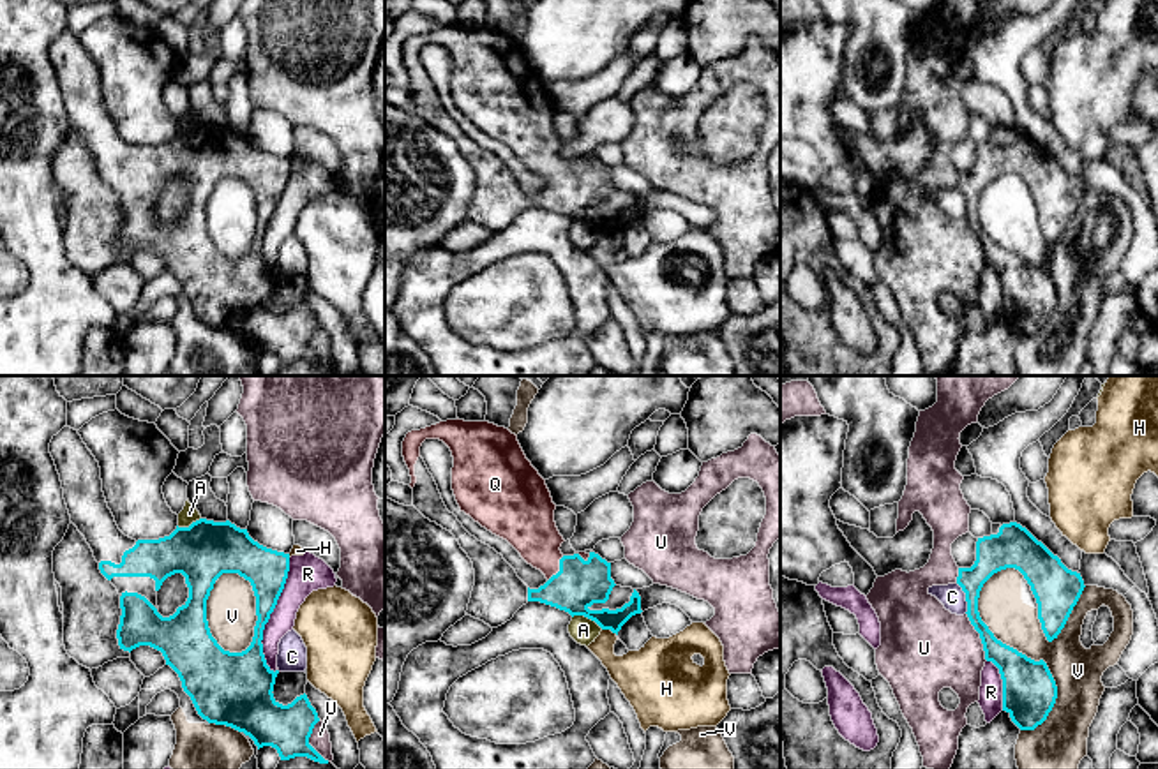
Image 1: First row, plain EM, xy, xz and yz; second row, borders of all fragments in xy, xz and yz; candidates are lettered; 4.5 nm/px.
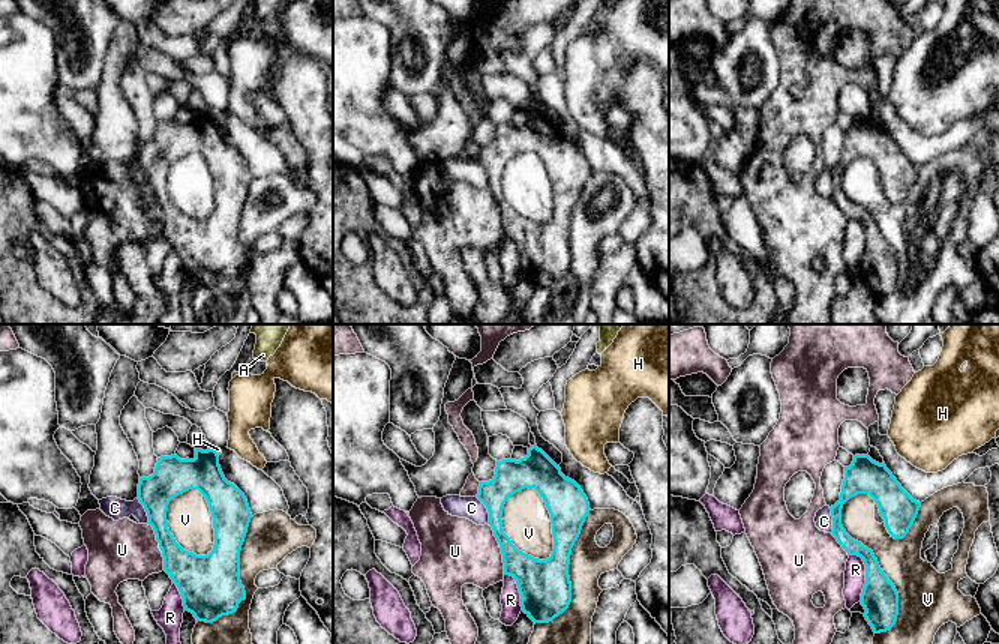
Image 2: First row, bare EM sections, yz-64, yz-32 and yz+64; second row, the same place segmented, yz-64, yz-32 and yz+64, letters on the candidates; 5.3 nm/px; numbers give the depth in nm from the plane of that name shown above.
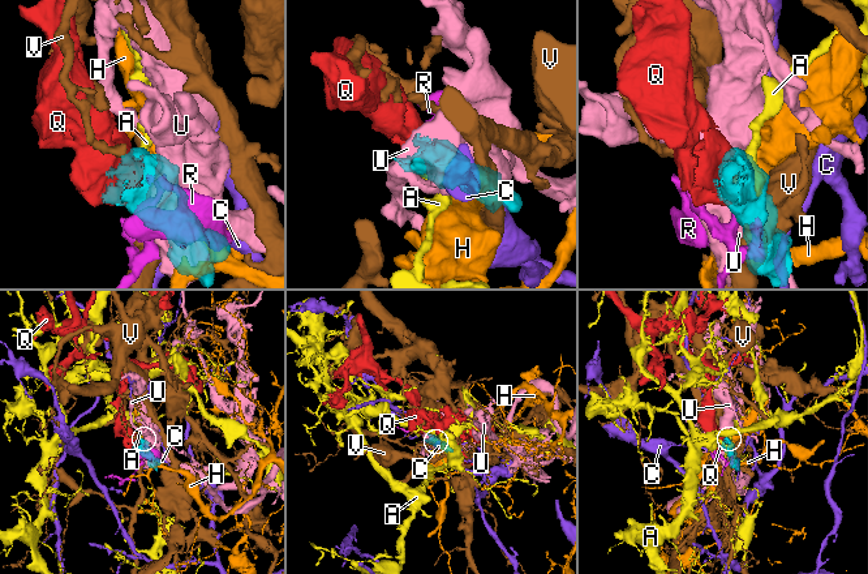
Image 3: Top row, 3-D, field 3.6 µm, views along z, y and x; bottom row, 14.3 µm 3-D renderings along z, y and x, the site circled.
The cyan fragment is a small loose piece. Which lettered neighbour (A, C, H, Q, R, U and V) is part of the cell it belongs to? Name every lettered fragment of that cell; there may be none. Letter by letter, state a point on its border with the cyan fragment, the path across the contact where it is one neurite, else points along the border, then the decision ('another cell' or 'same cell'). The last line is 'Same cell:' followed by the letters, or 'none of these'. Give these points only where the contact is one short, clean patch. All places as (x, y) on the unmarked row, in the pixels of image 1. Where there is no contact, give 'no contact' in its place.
A: xz (588, 223) | another cell
C: yz (966, 203) | another cell
H: xz (609, 233) | another cell
Q: xz (560, 173) | same cell
R: xy (269, 221) | another cell
U: yz (980, 242) | another cell
V: yz (1015, 254) | another cell
Same cell: Q

